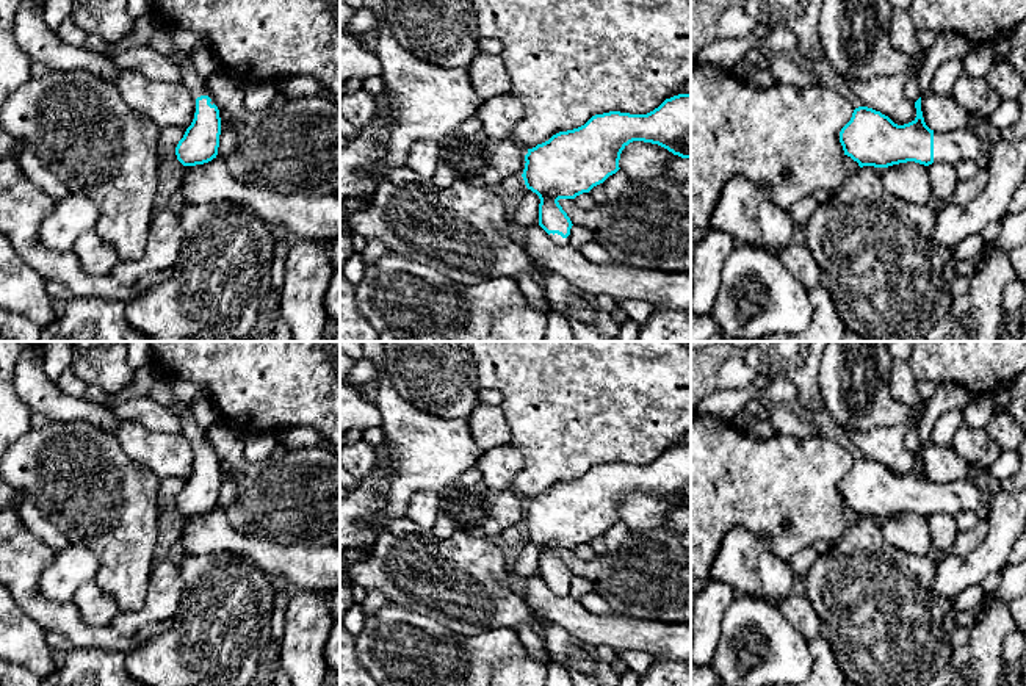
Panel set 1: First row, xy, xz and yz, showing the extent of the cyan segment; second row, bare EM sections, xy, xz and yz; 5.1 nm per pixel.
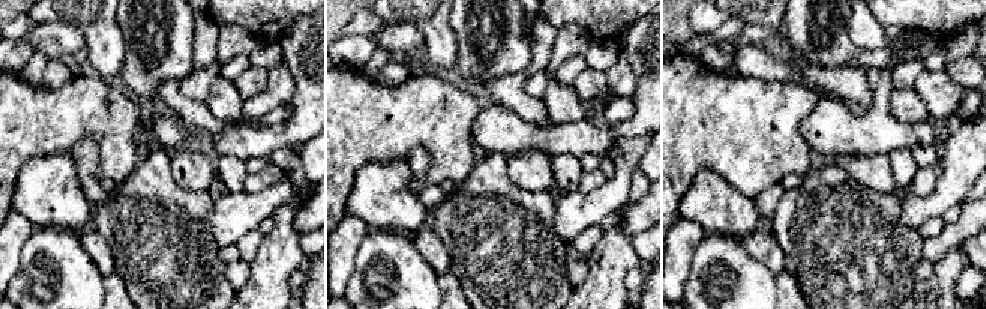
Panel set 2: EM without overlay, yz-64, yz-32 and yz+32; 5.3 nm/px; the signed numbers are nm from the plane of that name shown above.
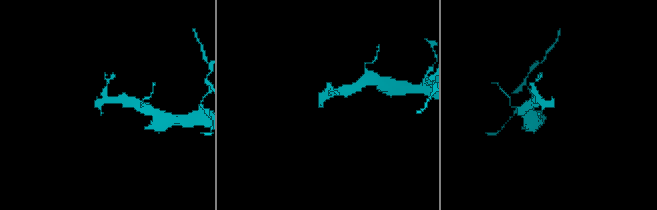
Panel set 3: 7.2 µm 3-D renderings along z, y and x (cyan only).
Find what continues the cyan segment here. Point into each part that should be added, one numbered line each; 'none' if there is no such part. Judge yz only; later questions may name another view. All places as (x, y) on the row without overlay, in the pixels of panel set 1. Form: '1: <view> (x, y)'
1: yz (956, 497)

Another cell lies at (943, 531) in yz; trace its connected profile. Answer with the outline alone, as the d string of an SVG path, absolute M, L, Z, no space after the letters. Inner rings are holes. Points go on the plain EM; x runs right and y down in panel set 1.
M938 512L929 515L927 523L930 528L930 539L935 548L935 554L951 554L954 542L960 533L954 517L946 512Z

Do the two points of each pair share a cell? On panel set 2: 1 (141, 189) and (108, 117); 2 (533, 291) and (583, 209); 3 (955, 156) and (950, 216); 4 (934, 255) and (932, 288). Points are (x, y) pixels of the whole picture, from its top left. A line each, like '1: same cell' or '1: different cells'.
1: different cells
2: different cells
3: different cells
4: different cells

